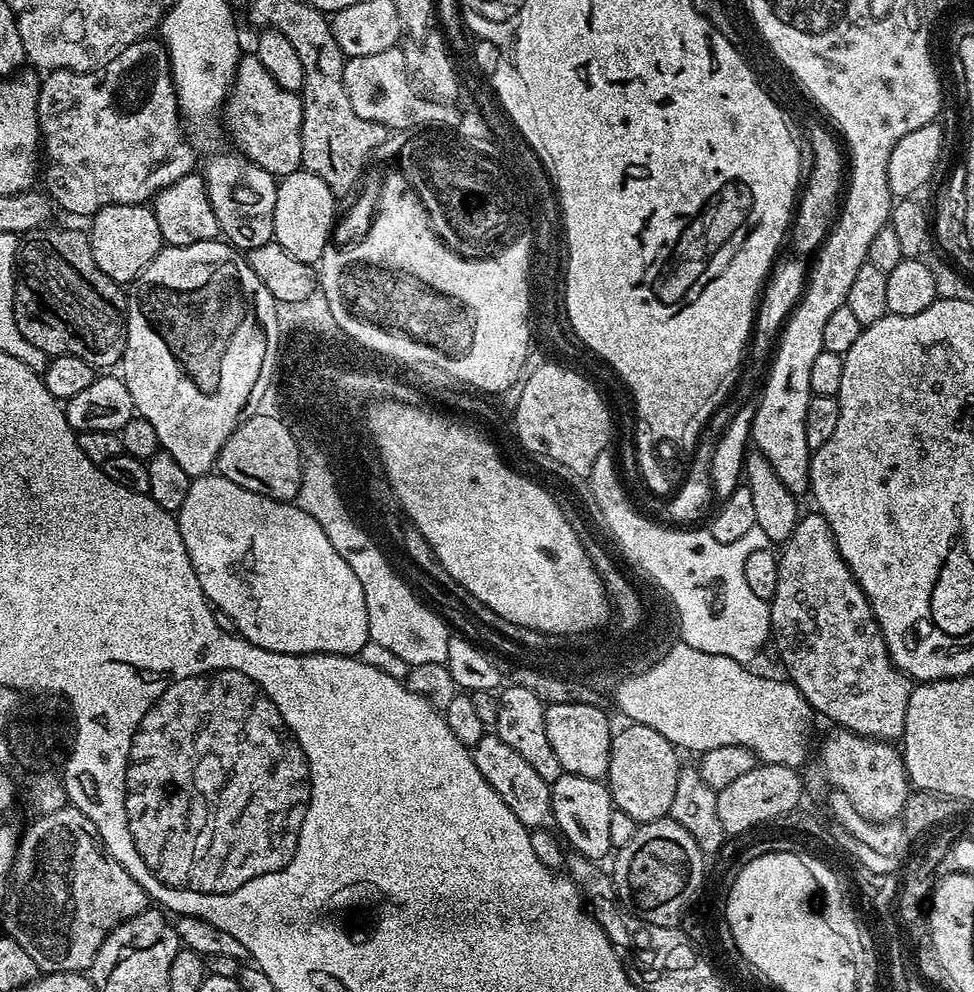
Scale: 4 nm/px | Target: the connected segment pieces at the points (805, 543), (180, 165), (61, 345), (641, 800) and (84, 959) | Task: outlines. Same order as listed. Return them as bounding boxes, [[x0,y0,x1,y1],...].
[[770,510,914,742],[38,38,197,218],[14,226,128,370],[606,722,682,825],[3,806,150,973]]

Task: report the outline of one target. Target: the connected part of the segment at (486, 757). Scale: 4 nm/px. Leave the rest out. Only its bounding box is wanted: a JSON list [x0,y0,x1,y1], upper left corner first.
[471,734,553,830]

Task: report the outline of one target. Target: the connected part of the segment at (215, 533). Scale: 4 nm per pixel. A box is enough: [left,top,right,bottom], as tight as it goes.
[176,474,369,656]

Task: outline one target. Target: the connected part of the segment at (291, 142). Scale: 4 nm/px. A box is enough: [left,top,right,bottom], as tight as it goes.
[222,54,303,178]

